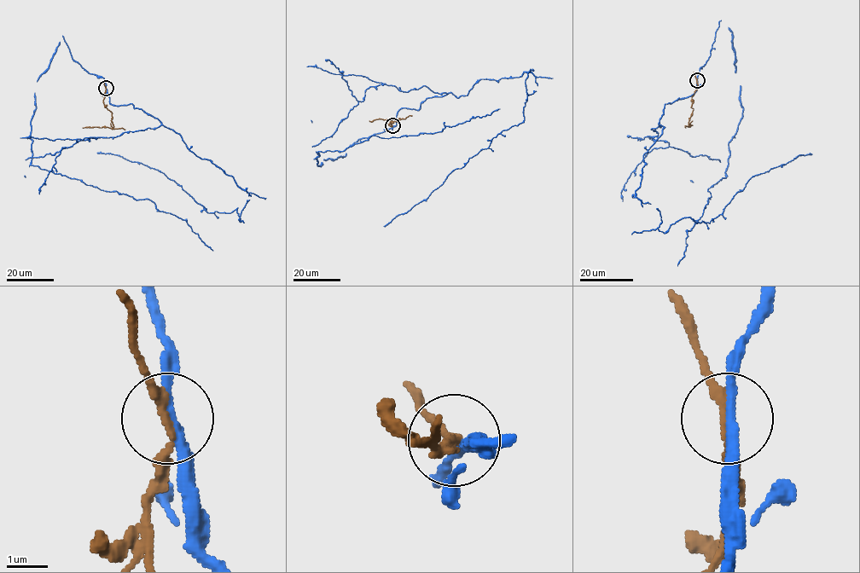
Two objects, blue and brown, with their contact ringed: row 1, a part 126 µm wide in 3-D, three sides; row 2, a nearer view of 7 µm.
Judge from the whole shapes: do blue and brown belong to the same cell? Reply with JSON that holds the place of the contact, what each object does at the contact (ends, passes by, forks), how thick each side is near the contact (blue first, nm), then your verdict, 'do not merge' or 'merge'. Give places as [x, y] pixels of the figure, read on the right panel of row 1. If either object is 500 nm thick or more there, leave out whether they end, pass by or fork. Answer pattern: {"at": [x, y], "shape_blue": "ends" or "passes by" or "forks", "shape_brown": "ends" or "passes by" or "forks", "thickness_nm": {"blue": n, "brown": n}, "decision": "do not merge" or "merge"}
{"at": [697, 80], "shape_blue": "passes by", "shape_brown": "passes by", "thickness_nm": {"blue": 220, "brown": 170}, "decision": "do not merge"}

